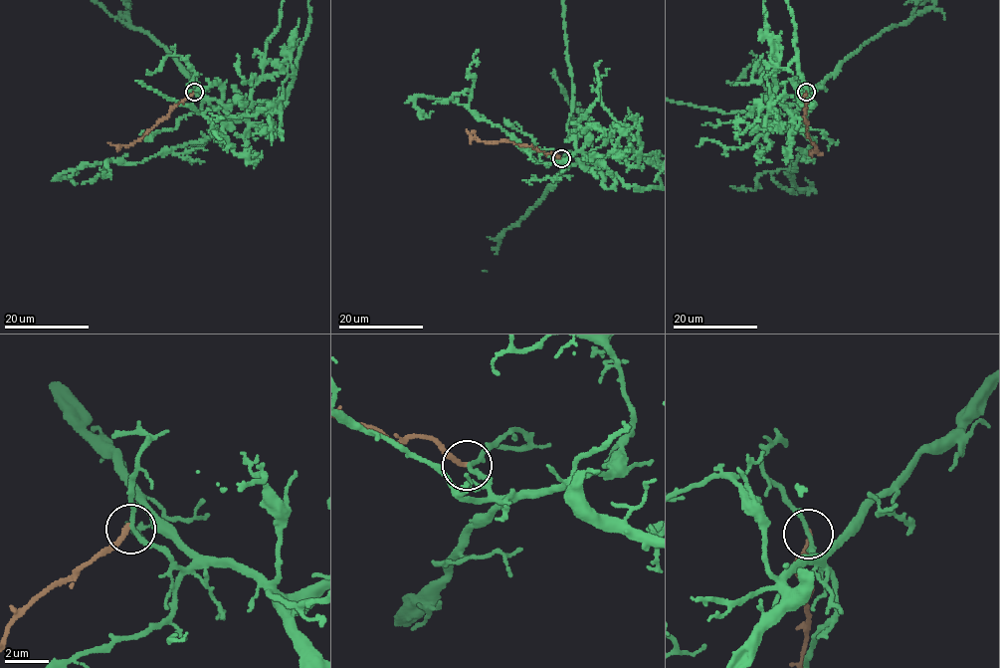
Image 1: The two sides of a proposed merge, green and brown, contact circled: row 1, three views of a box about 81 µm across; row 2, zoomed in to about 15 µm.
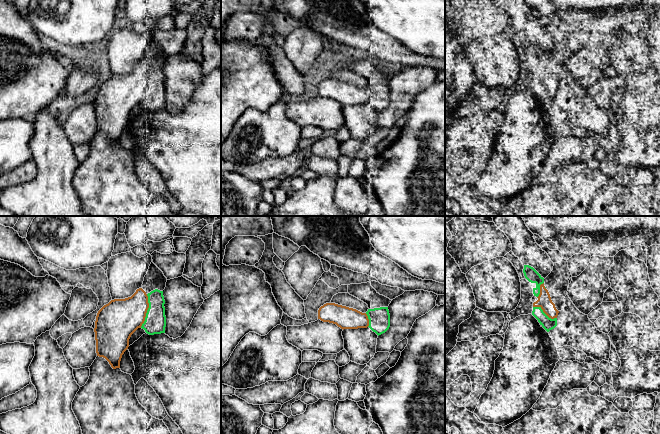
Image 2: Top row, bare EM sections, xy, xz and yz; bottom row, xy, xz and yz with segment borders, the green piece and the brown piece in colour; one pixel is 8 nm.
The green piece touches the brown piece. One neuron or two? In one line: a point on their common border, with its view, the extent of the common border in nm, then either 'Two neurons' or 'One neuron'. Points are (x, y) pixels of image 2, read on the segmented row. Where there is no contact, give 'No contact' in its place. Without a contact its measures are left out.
Touches green at xy (147, 311). Shared border 280 nm. Two neurons

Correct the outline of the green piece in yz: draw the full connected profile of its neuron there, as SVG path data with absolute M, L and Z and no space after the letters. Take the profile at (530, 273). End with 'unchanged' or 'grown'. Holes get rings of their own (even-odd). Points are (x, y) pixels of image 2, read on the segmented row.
M524 265L523 273L529 282L536 284L536 287L533 288L533 294L538 297L540 294L540 285L544 283L544 278L529 265Z; unchanged

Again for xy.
M155 289L147 294L149 308L141 328L149 335L165 333L166 316L163 291Z; unchanged

